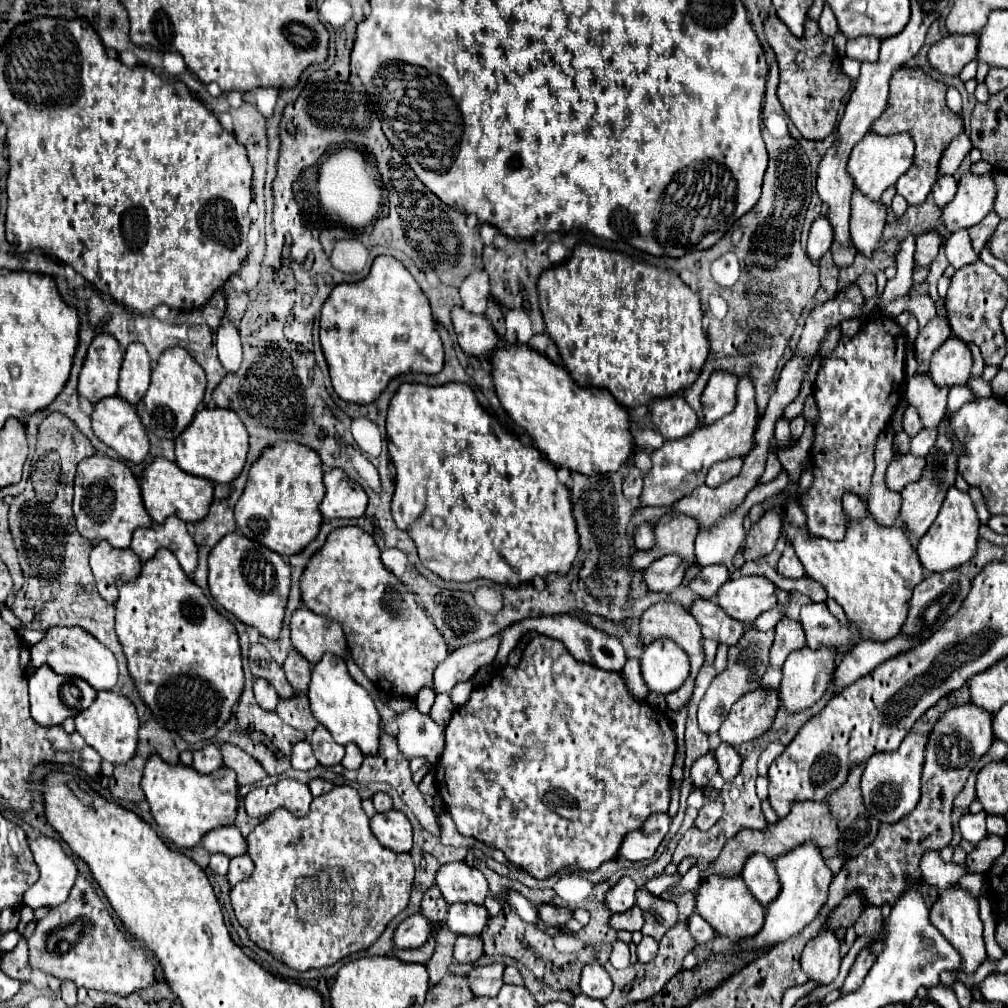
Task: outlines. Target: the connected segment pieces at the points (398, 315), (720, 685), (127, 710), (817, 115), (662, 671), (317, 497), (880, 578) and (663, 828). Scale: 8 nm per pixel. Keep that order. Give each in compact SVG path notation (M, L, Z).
M391 256L375 258L371 272L365 280L355 284L339 284L333 288L331 296L323 304L319 334L335 392L339 394L339 398L355 404L369 404L377 400L379 394L387 388L389 380L399 374L437 374L441 372L445 362L443 342L435 328L427 296L423 294L417 280L409 274L409 270Z
M747 628L741 642L729 648L729 664L727 664L727 668L713 678L713 682L709 684L703 700L699 702L697 718L699 718L699 730L703 734L717 732L721 722L727 718L731 706L735 704L735 700L739 700L739 696L743 696L745 692L751 692L751 688L759 686L759 682L761 682L761 678L765 674L765 668L769 664L769 648L771 648L773 638L775 638L775 630L759 632L755 628Z
M101 690L95 704L91 704L87 710L75 716L75 726L77 732L85 738L85 742L93 746L103 760L109 760L113 764L125 764L137 752L137 730L139 730L137 710L131 704L131 700L127 700L121 694Z
M769 16L765 22L765 36L769 46L777 54L781 82L777 88L779 102L797 130L805 140L823 140L827 138L837 122L837 110L851 88L851 78L841 70L841 58L833 48L833 40L825 38L815 20L805 22L805 36L797 38L789 28L775 16Z
M669 638L653 640L641 656L641 672L651 692L671 694L689 678L687 652Z
M275 444L249 470L247 486L235 506L237 532L281 556L299 554L319 534L323 520L319 504L323 496L325 486L319 456L303 444Z
M799 486L787 488L793 498L785 504L783 534L791 536L797 558L801 560L809 578L821 582L825 592L845 610L845 616L855 624L863 640L887 642L895 638L909 614L909 600L913 588L923 580L923 564L917 558L913 544L905 530L891 526L879 526L867 506L855 498L855 494L843 496L843 508L851 520L849 530L841 542L829 542L825 538L809 538L805 528L803 510L799 510Z
M651 814L649 820L639 830L629 832L623 838L623 844L619 848L619 856L623 856L629 862L649 860L655 854L661 840L665 838L669 824L671 824L669 814Z

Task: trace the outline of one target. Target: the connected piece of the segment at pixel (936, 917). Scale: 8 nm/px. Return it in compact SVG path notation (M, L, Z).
M959 882L947 886L937 902L933 904L931 912L929 912L929 920L931 924L935 924L935 928L957 948L957 952L963 956L963 964L967 964L967 974L973 974L979 964L985 960L985 942L983 942L983 924L979 918L979 902L975 896L969 894L969 890L965 890Z

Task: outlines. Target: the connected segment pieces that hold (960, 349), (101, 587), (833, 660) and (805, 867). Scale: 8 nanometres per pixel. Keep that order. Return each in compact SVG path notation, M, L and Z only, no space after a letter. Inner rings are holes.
M957 336L947 338L941 344L941 348L931 354L931 378L939 386L967 384L969 372L971 372L971 350Z
M105 540L91 550L91 570L97 580L97 590L103 600L117 600L117 580L133 580L141 572L141 560L133 550L111 548Z
M803 646L799 650L793 650L785 664L783 664L783 680L781 680L781 706L787 712L799 712L803 708L809 708L819 700L827 688L833 682L833 674L837 668L837 656L839 652L835 648L809 648Z
M807 840L807 842L791 848L789 852L777 856L775 868L779 872L781 892L779 892L777 900L773 900L773 904L767 906L765 926L761 928L761 932L751 940L741 942L743 950L771 948L779 942L789 940L793 934L799 934L819 914L819 908L827 902L833 872L825 864L825 858L821 856L821 848L813 840Z

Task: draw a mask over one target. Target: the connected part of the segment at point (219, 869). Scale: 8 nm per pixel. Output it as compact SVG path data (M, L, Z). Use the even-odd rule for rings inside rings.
M213 854L209 866L211 866L211 870L215 874L225 874L227 868L229 868L229 856L225 856L225 854Z

